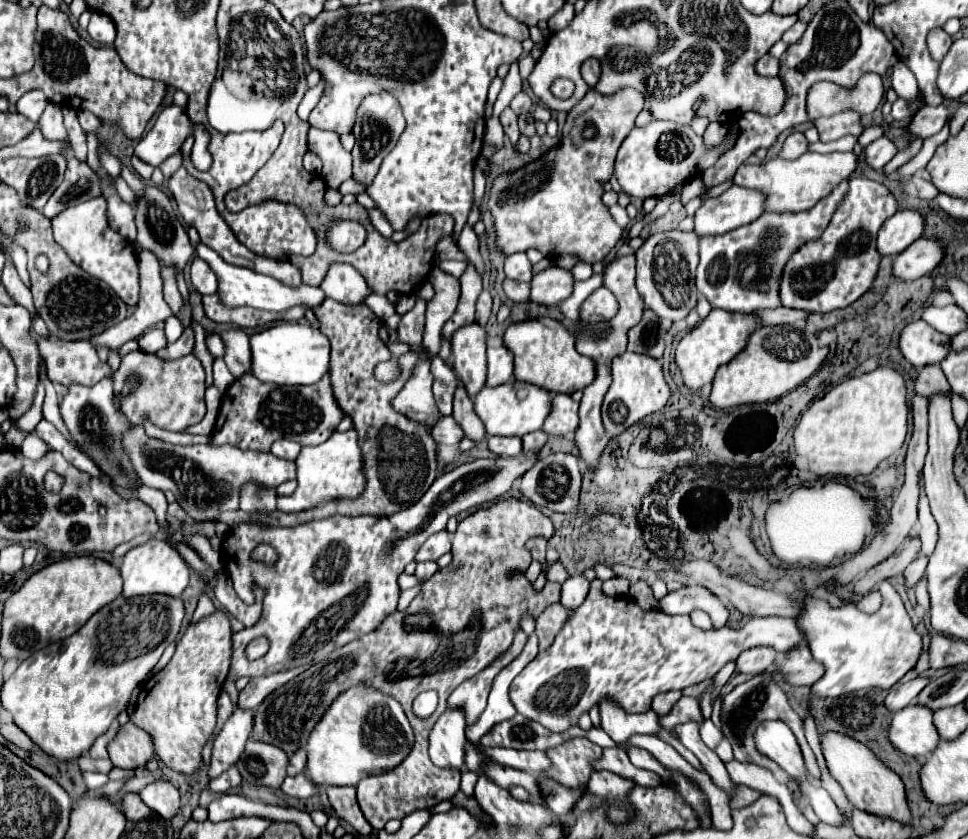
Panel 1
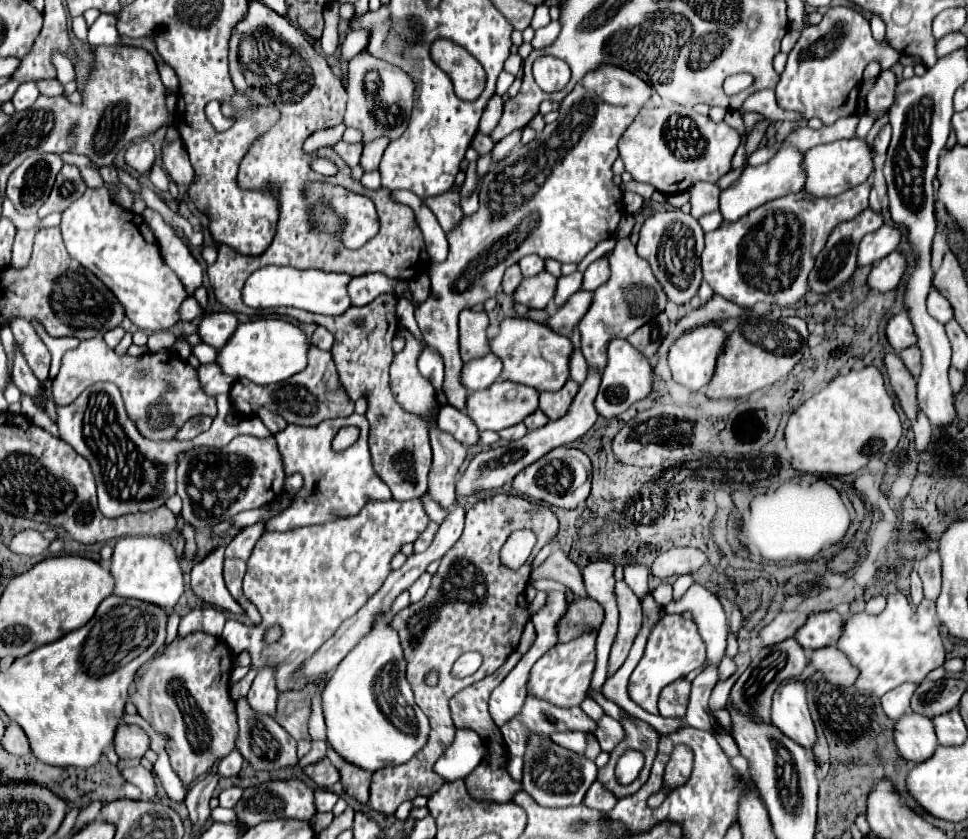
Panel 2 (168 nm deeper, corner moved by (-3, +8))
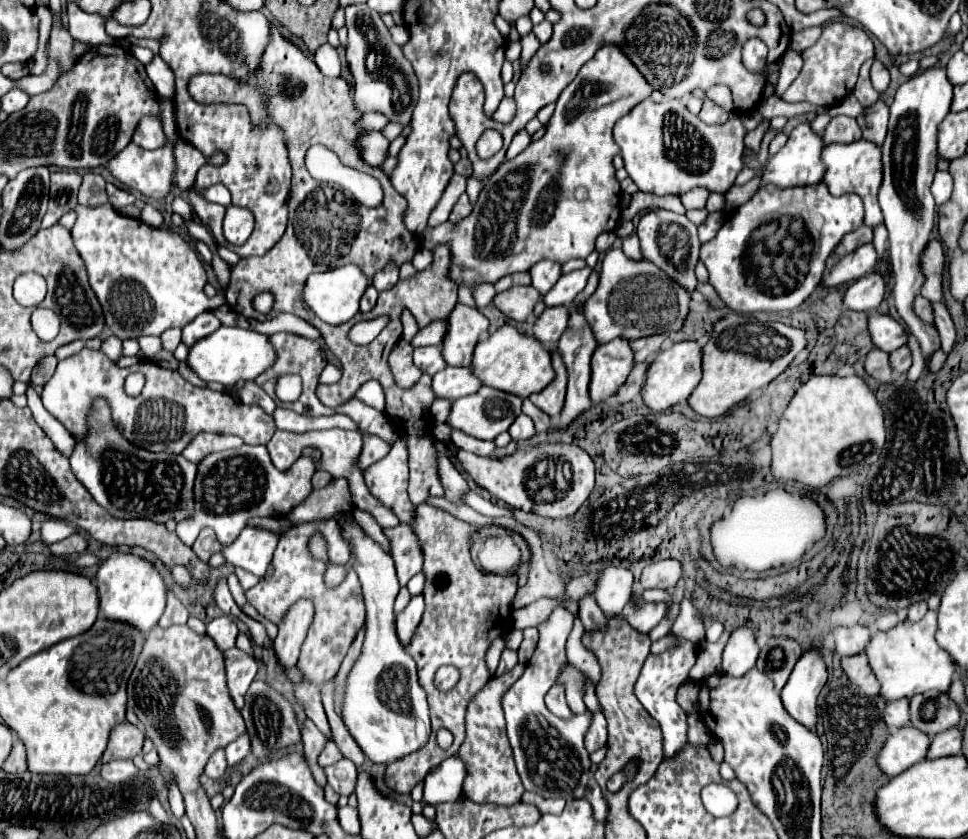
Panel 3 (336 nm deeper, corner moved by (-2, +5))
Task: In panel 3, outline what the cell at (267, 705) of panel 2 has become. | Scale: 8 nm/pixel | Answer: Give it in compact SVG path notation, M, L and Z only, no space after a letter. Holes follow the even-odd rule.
M297 601L293 609L285 615L285 621L279 627L279 635L273 641L273 653L279 671L287 671L297 663L299 647L305 639L305 633L313 621L313 605L311 601Z

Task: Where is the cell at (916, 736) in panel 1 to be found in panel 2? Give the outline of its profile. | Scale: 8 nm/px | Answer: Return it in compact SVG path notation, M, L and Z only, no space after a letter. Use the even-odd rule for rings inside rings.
M904 714L894 728L894 744L902 760L924 762L938 748L932 720L920 714Z

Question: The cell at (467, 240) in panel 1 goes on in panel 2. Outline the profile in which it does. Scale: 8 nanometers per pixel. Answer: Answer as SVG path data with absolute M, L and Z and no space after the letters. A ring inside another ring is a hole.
M470 162L468 169L466 171L465 181L460 190L460 197L465 198L470 196L470 194L472 194L472 192L474 192L474 190L476 189L477 185L478 185L478 180L476 172L476 163Z

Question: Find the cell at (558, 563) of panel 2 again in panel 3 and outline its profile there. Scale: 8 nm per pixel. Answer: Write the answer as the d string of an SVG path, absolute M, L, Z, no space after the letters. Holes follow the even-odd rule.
M591 593L579 599L579 617L581 617L585 629L595 629L595 627L603 625L605 615L599 609L599 605L595 603L595 597Z

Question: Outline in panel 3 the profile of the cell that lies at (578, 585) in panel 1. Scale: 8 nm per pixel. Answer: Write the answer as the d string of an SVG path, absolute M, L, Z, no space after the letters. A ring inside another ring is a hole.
M605 567L599 571L595 585L597 605L605 615L617 615L627 605L633 591L633 575L623 567Z

